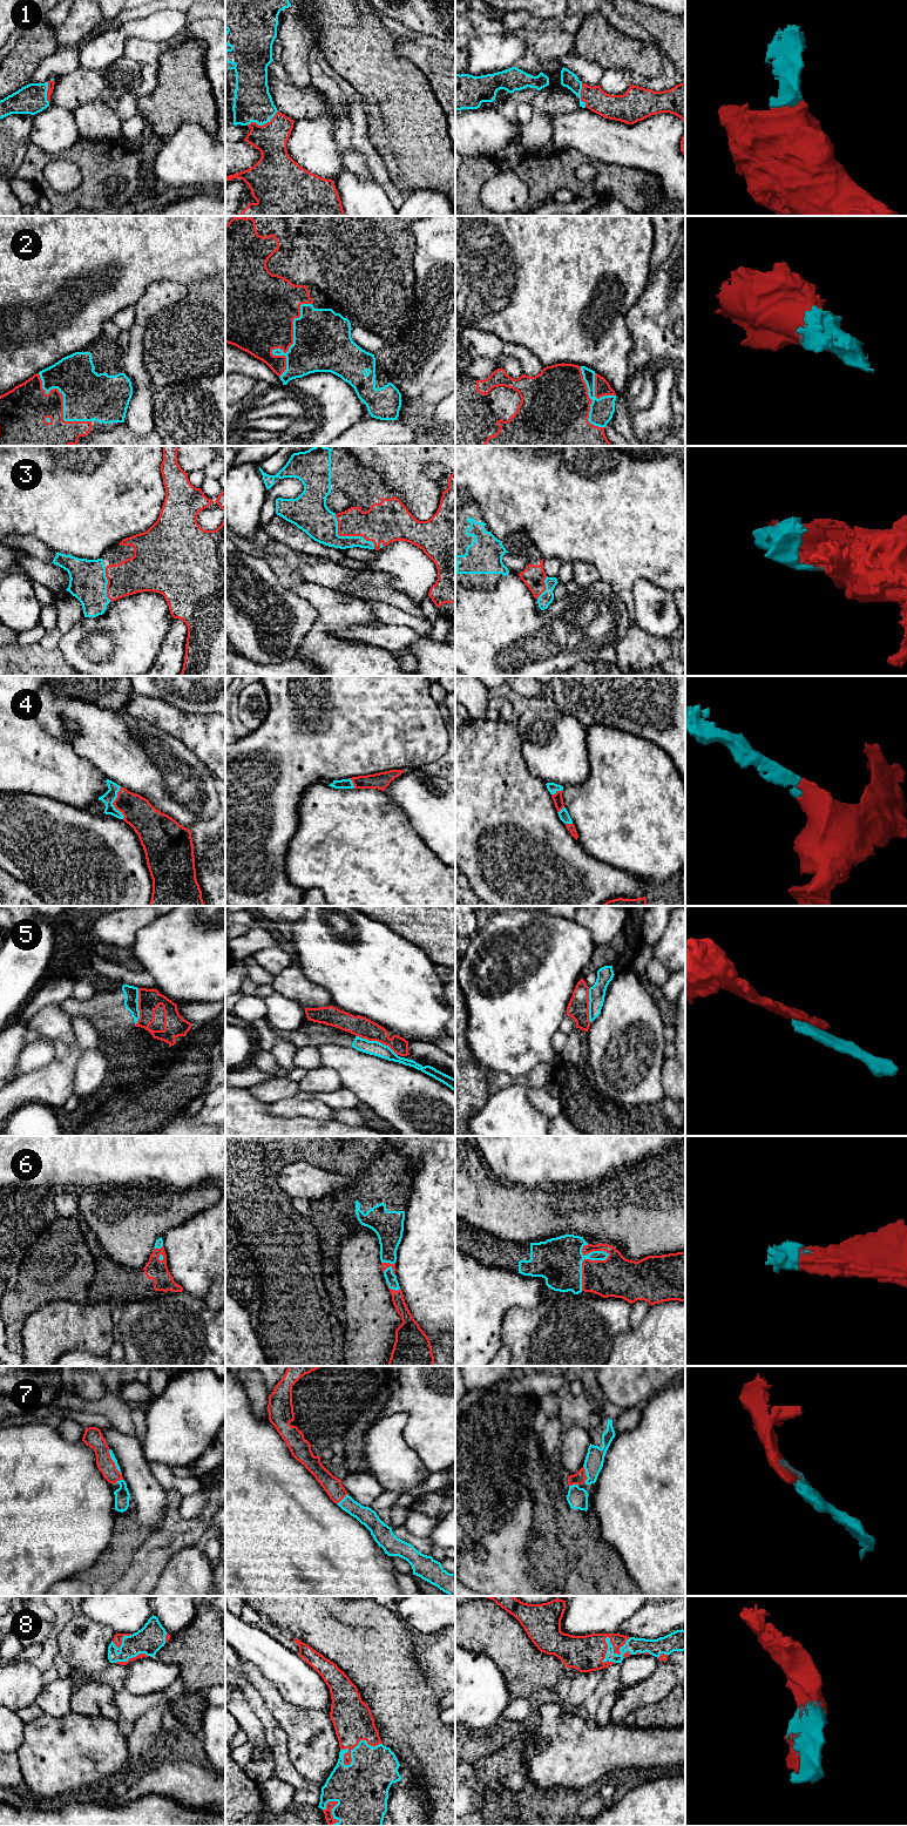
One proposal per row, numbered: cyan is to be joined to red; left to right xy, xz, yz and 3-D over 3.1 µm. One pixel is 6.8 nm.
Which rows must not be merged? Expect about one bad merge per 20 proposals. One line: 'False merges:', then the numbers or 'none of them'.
False merges: 5

